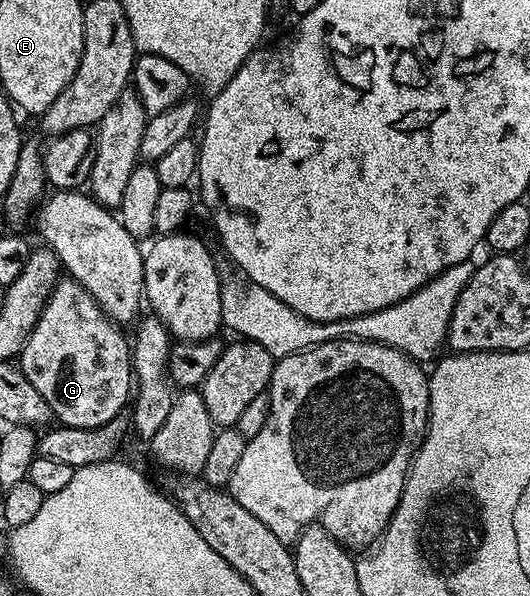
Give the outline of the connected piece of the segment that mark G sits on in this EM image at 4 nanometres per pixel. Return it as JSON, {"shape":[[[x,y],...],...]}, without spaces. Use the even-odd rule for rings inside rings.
{"shape":[[[72,278],[58,279],[45,300],[43,310],[33,331],[25,340],[19,353],[19,367],[27,382],[43,394],[54,417],[67,428],[98,428],[122,415],[121,408],[130,403],[131,385],[135,377],[131,367],[131,344],[122,329],[108,320],[103,310],[87,294],[85,287]]]}

